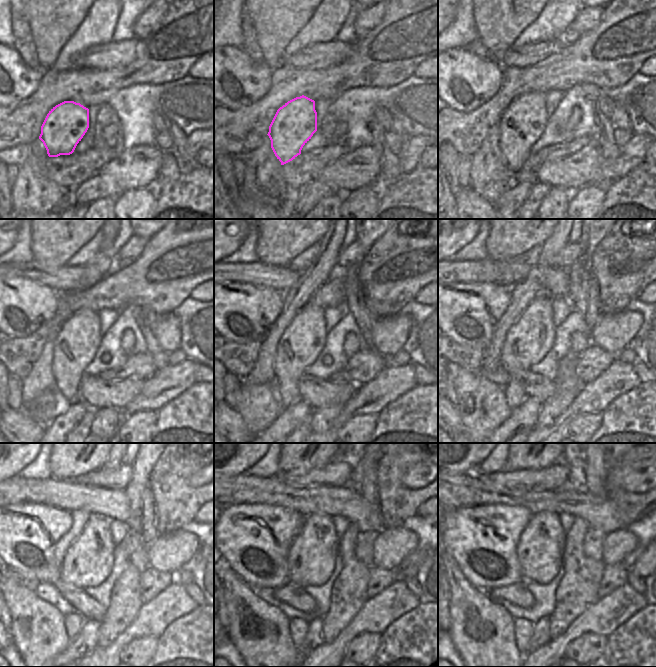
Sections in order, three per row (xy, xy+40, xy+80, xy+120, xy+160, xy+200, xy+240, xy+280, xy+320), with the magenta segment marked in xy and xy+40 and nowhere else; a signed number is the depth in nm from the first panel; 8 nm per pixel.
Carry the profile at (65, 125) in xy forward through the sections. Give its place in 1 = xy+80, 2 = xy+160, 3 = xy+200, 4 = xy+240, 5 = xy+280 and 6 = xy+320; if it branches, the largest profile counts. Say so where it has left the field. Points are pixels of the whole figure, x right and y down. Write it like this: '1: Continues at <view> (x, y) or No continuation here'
1: Continues at xy+80 (523, 122)
2: Continues at xy+160 (301, 343)
3: Continues at xy+200 (531, 338)
4: Continues at xy+240 (87, 562)
5: Continues at xy+280 (311, 558)
6: Continues at xy+320 (539, 550).

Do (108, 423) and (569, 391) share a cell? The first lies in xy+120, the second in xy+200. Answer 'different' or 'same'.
same

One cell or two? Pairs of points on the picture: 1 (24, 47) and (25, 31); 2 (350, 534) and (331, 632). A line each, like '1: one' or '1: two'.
1: one
2: one

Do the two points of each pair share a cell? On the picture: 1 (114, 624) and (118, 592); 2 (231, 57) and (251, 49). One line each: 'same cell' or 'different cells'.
1: same cell
2: different cells

